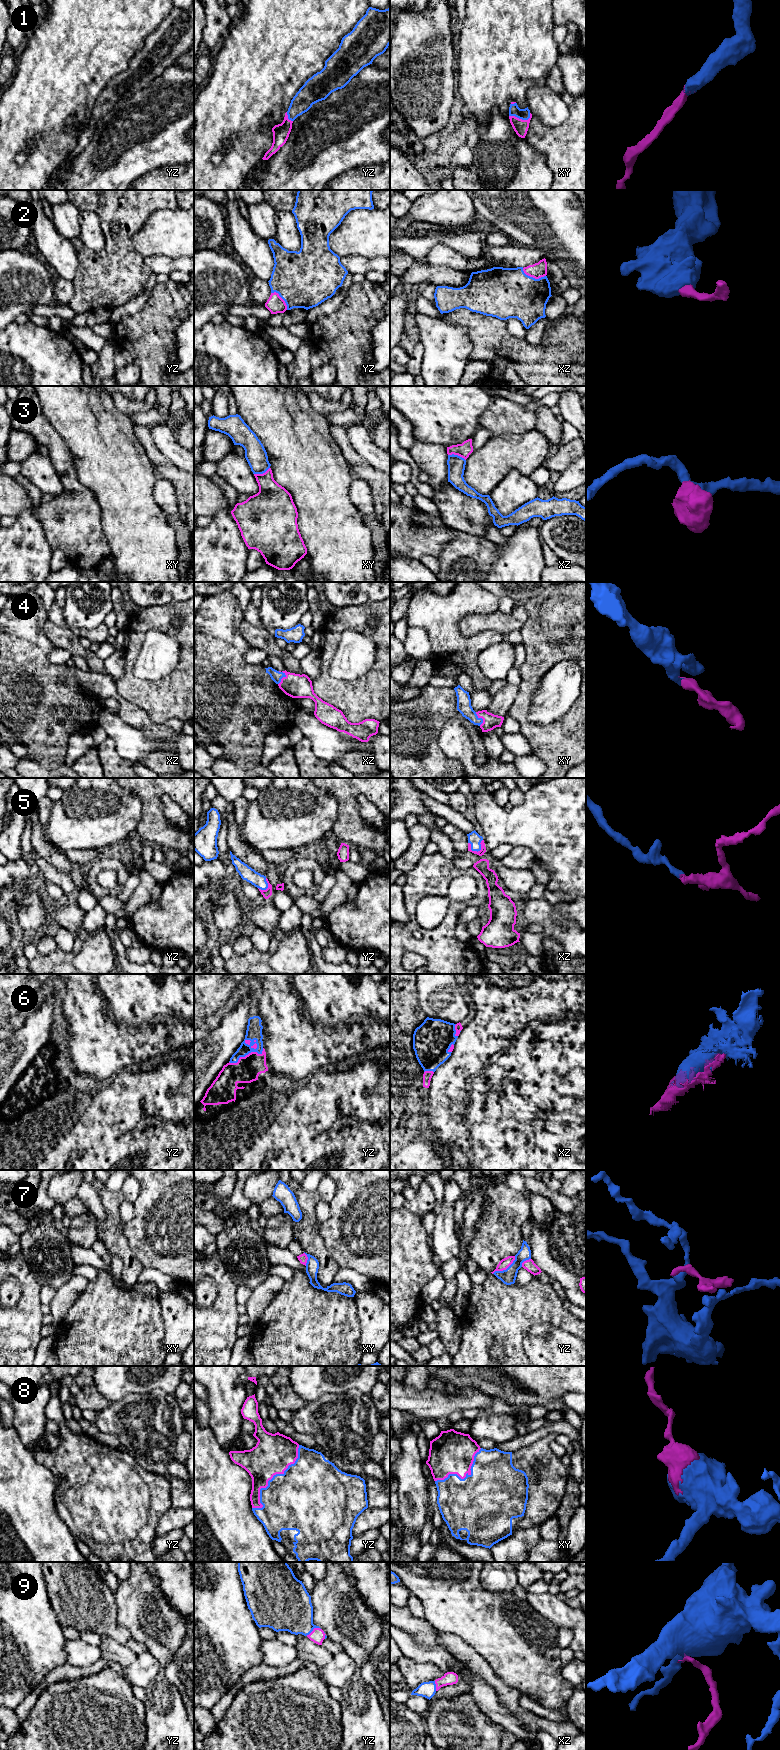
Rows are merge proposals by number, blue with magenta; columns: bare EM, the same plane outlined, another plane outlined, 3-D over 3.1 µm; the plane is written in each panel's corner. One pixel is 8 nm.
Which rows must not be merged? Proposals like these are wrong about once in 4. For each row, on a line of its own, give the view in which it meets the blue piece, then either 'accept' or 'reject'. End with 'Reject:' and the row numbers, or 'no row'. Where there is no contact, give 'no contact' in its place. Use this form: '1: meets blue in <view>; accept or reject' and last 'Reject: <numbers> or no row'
1: meets blue in xy; accept
2: meets blue in xz; accept
3: meets blue in xz; accept
4: meets blue in xy; accept
5: meets blue in xz; accept
6: meets blue in yz; accept
7: meets blue in yz; reject
8: meets blue in yz; accept
9: meets blue in yz; accept
Reject: 7

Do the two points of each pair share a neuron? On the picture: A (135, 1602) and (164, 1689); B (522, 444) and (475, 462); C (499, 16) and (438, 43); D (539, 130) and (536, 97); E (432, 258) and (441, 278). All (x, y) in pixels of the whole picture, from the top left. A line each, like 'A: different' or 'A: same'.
A: same
B: same
C: different
D: different
E: different

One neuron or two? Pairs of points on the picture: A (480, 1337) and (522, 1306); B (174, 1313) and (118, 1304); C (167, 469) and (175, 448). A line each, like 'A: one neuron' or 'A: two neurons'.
A: one neuron
B: two neurons
C: two neurons

